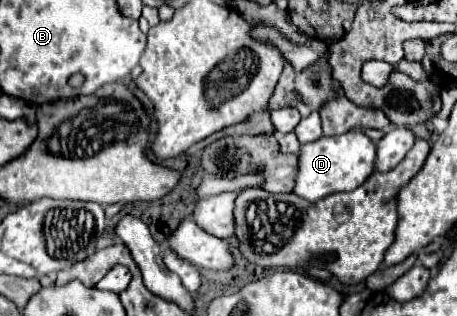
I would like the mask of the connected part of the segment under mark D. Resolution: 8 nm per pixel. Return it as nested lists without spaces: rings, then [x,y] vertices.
[[[350,130],[340,136],[322,136],[310,144],[304,144],[298,154],[298,174],[292,194],[316,202],[334,192],[350,192],[358,188],[372,172],[376,160],[376,146],[362,130]]]

